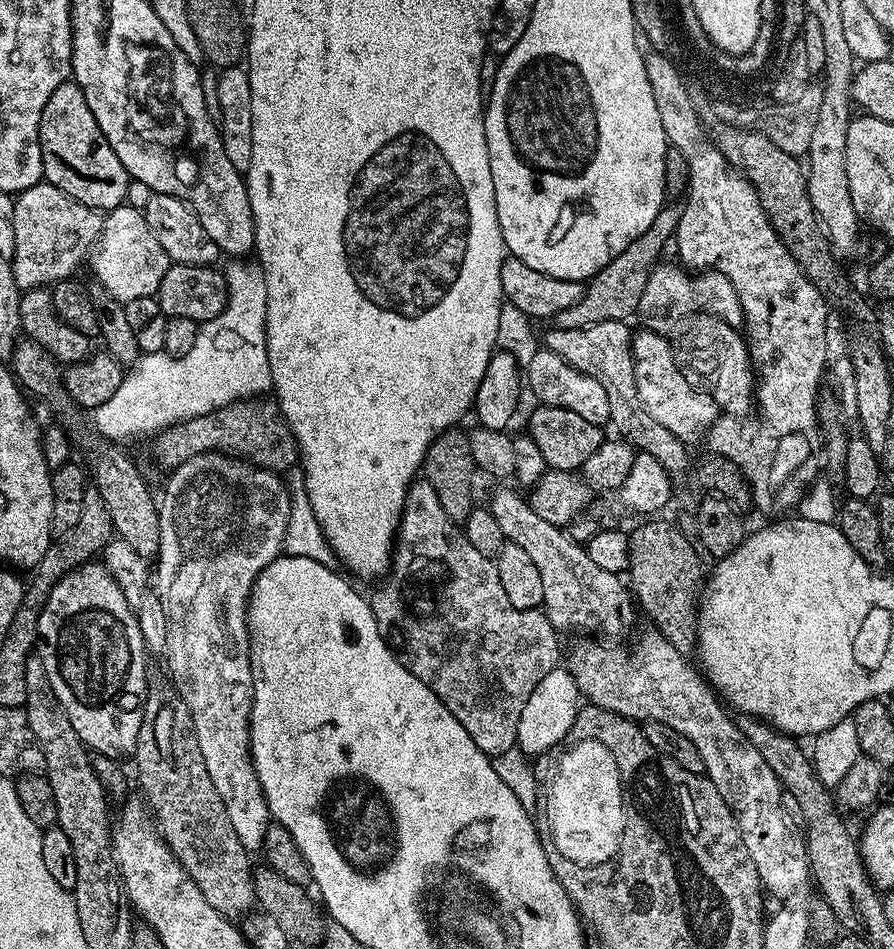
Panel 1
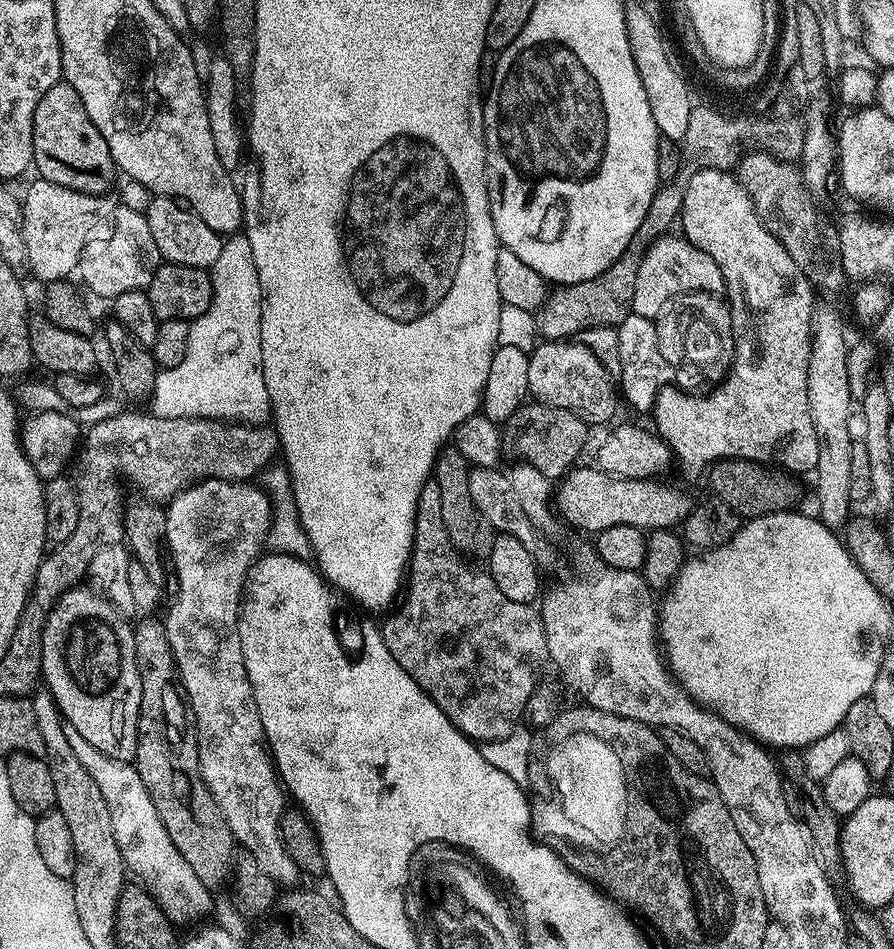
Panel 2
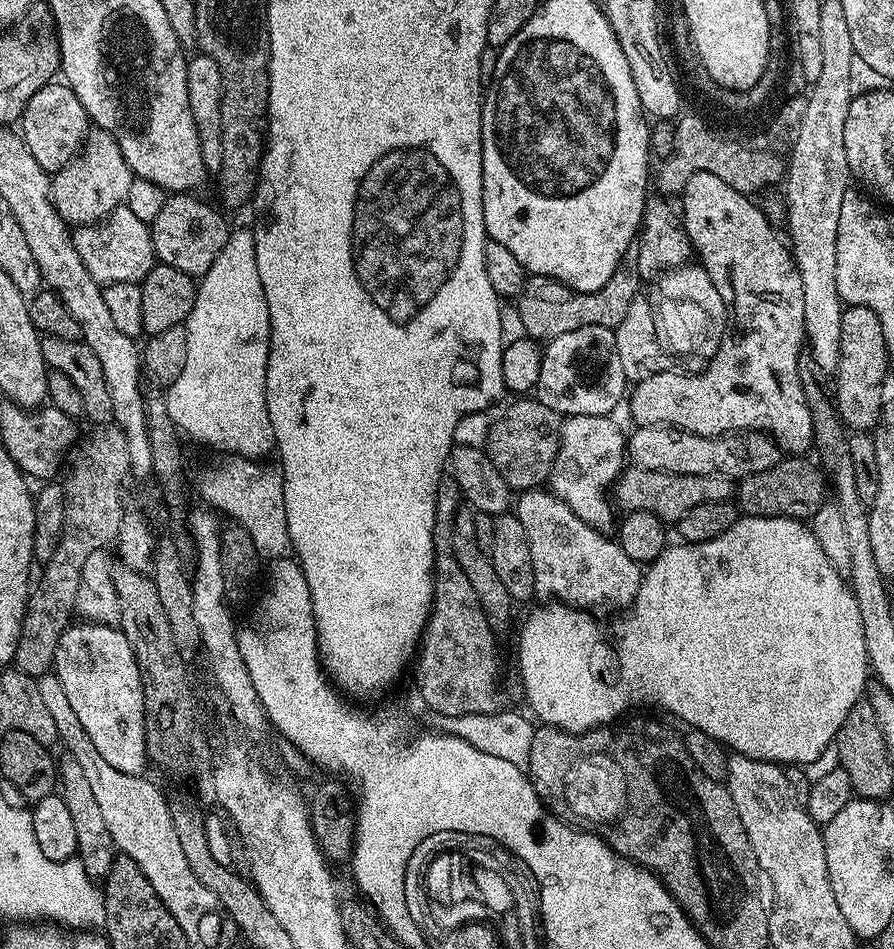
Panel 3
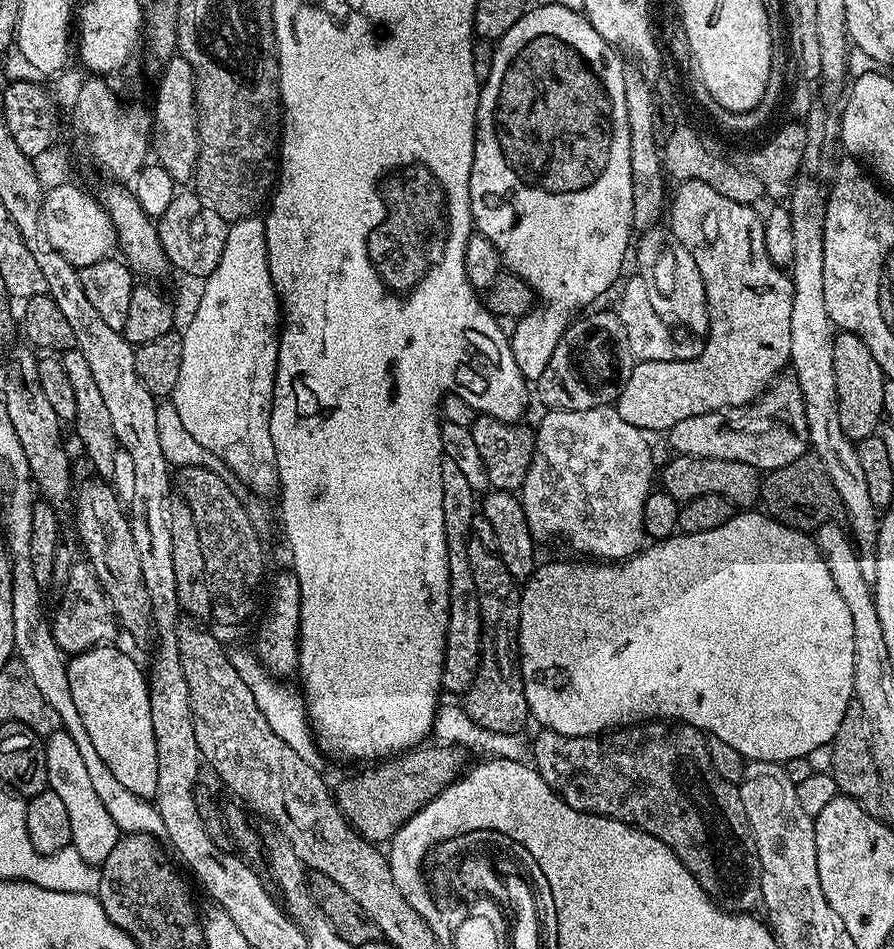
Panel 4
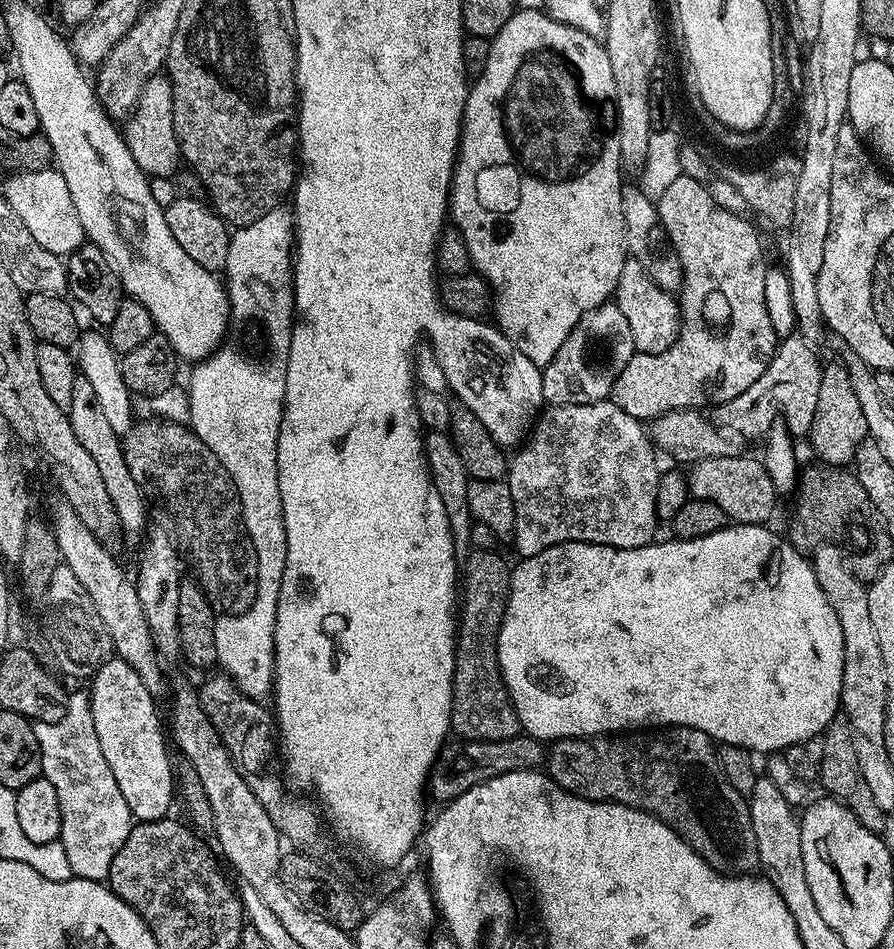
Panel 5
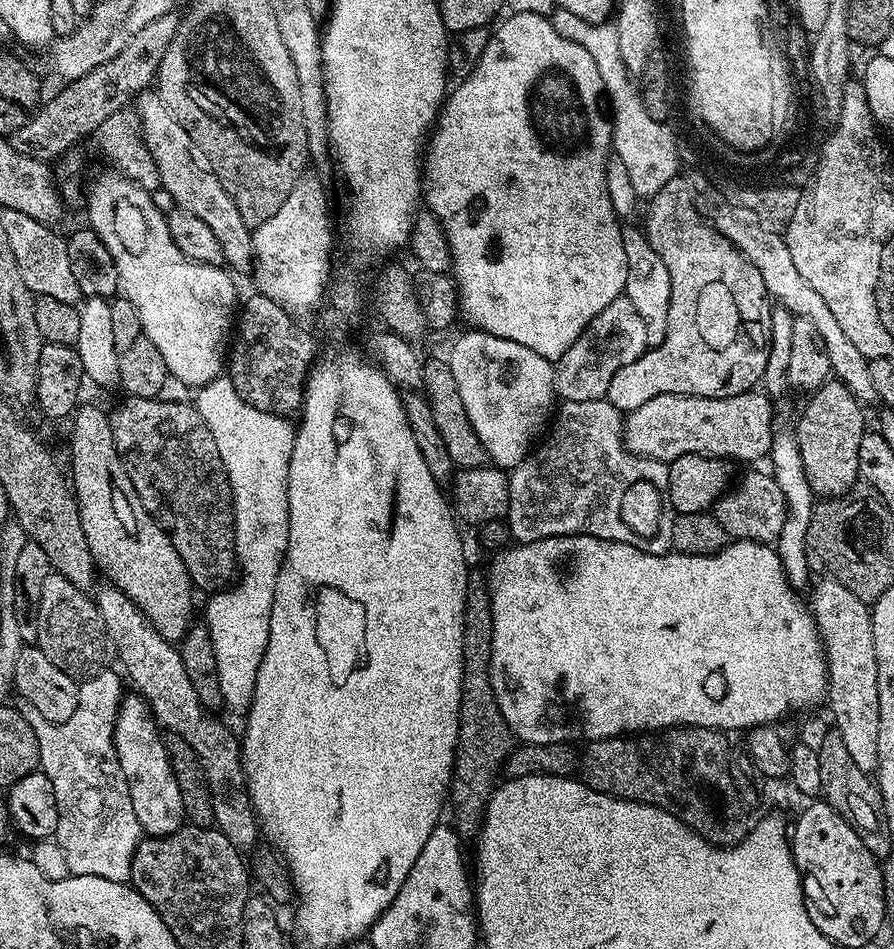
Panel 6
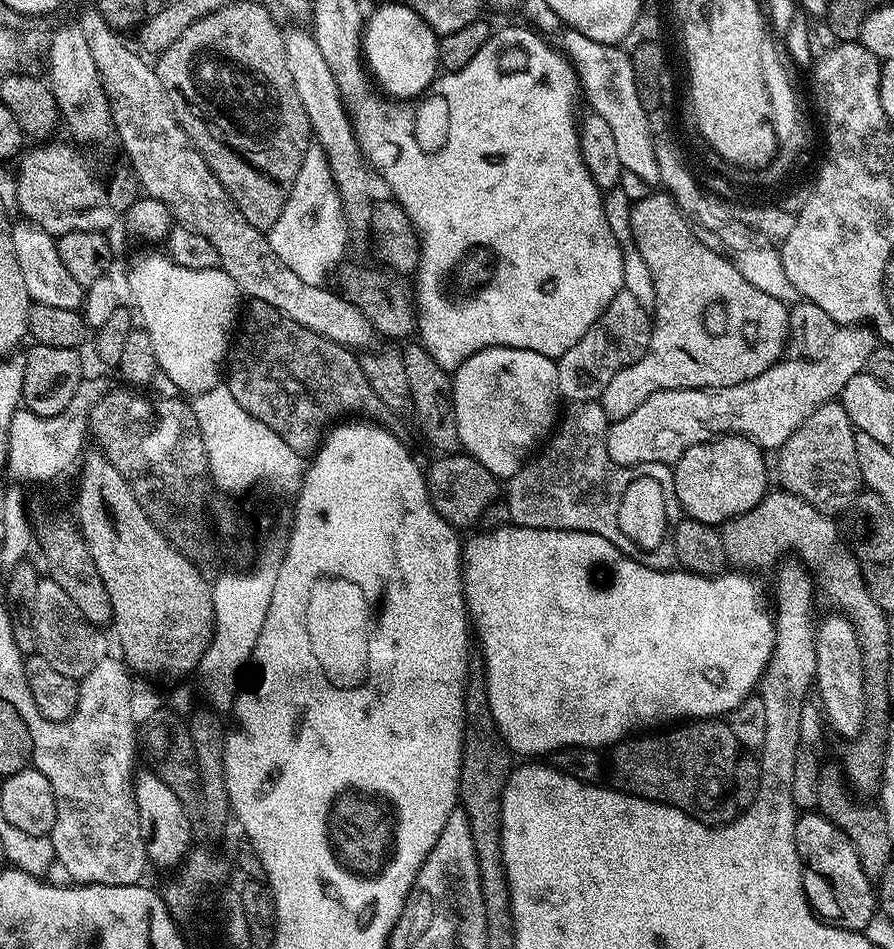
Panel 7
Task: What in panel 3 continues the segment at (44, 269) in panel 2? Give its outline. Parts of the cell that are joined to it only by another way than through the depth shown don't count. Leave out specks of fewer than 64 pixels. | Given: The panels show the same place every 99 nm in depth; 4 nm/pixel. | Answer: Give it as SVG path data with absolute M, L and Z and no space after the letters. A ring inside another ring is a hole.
M93 131L89 136L87 133L82 147L71 162L62 166L51 177L52 205L61 218L72 226L90 226L111 217L119 209L116 207L125 203L134 179L118 142L114 142L109 132Z

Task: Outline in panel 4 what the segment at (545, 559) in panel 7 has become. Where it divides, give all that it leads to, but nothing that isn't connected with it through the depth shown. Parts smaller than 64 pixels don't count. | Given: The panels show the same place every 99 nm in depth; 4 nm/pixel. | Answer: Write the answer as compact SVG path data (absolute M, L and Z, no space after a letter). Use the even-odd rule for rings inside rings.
M740 510L726 522L722 522L722 526L714 526L714 530L670 535L664 540L649 543L647 547L637 552L635 556L629 556L627 560L588 563L592 564L583 564L580 560L552 560L549 564L541 563L533 568L532 575L523 581L522 591L518 596L518 605L520 607L520 617L518 619L518 629L520 628L518 673L520 675L520 682L524 687L524 697L528 703L528 710L533 721L536 719L540 726L551 730L560 738L599 736L609 730L625 726L636 726L641 722L679 722L699 728L701 732L708 736L713 736L722 742L728 743L730 746L734 746L734 750L738 750L738 754L742 754L745 761L748 762L765 760L766 762L779 764L790 758L808 756L812 750L818 747L831 745L834 734L846 714L848 705L853 703L854 700L852 690L854 686L854 618L850 618L850 609L846 606L842 594L838 594L838 586L834 586L834 578L830 578L830 570L826 570L826 562L821 558L820 551L816 548L815 539L811 535L805 534L798 528L788 528L785 524L778 523L777 520L772 519L771 516L763 511Z

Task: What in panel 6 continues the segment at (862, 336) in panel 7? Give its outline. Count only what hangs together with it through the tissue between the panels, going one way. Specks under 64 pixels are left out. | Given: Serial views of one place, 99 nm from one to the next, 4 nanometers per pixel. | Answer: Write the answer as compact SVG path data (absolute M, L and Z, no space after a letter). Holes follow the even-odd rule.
M760 390L726 398L658 394L624 416L624 446L635 456L665 462L682 454L719 456L729 462L763 461L772 448L772 407L773 401Z

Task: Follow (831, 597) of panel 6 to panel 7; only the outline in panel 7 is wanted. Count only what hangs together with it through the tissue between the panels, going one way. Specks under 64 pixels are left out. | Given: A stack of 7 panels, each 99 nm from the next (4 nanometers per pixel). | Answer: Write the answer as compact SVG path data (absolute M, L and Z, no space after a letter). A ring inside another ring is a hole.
M828 614L816 628L815 691L820 691L819 703L843 738L855 738L866 727L866 701L864 699L864 659L860 653L858 634L851 620L843 614Z

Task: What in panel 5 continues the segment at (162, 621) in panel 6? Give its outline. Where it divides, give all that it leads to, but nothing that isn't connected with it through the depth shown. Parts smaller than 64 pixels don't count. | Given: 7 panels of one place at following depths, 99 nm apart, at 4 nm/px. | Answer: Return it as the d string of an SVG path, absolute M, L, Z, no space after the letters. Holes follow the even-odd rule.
M77 375L74 382L74 398L67 408L68 421L74 430L78 442L90 450L94 462L98 462L98 470L102 474L102 482L106 482L106 491L110 494L110 502L114 502L114 510L120 519L121 529L127 532L143 533L146 528L144 524L144 500L140 497L140 488L136 485L137 477L124 460L124 450L121 437L114 434L110 422L106 419L106 413L98 402L98 394L94 394L94 386L83 375Z

